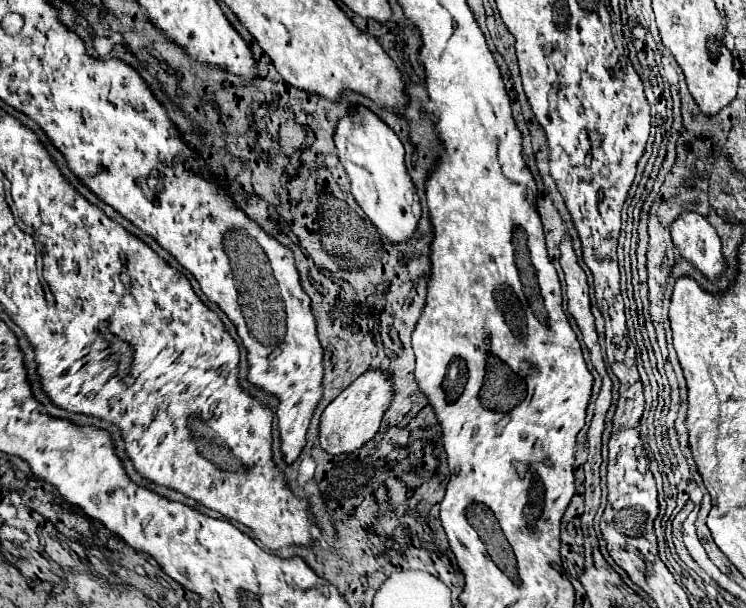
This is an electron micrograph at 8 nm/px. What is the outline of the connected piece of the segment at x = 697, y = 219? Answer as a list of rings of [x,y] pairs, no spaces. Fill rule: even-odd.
[[[684,212],[672,222],[670,232],[682,256],[694,262],[704,276],[716,280],[724,272],[726,260],[722,256],[722,242],[704,216]]]

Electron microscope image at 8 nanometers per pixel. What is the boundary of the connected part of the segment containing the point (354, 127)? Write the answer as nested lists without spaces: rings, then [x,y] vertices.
[[[358,106],[350,118],[342,118],[334,142],[340,162],[350,180],[350,192],[370,222],[390,240],[406,242],[414,236],[422,208],[416,194],[416,186],[404,164],[404,146],[398,136],[370,110]]]

